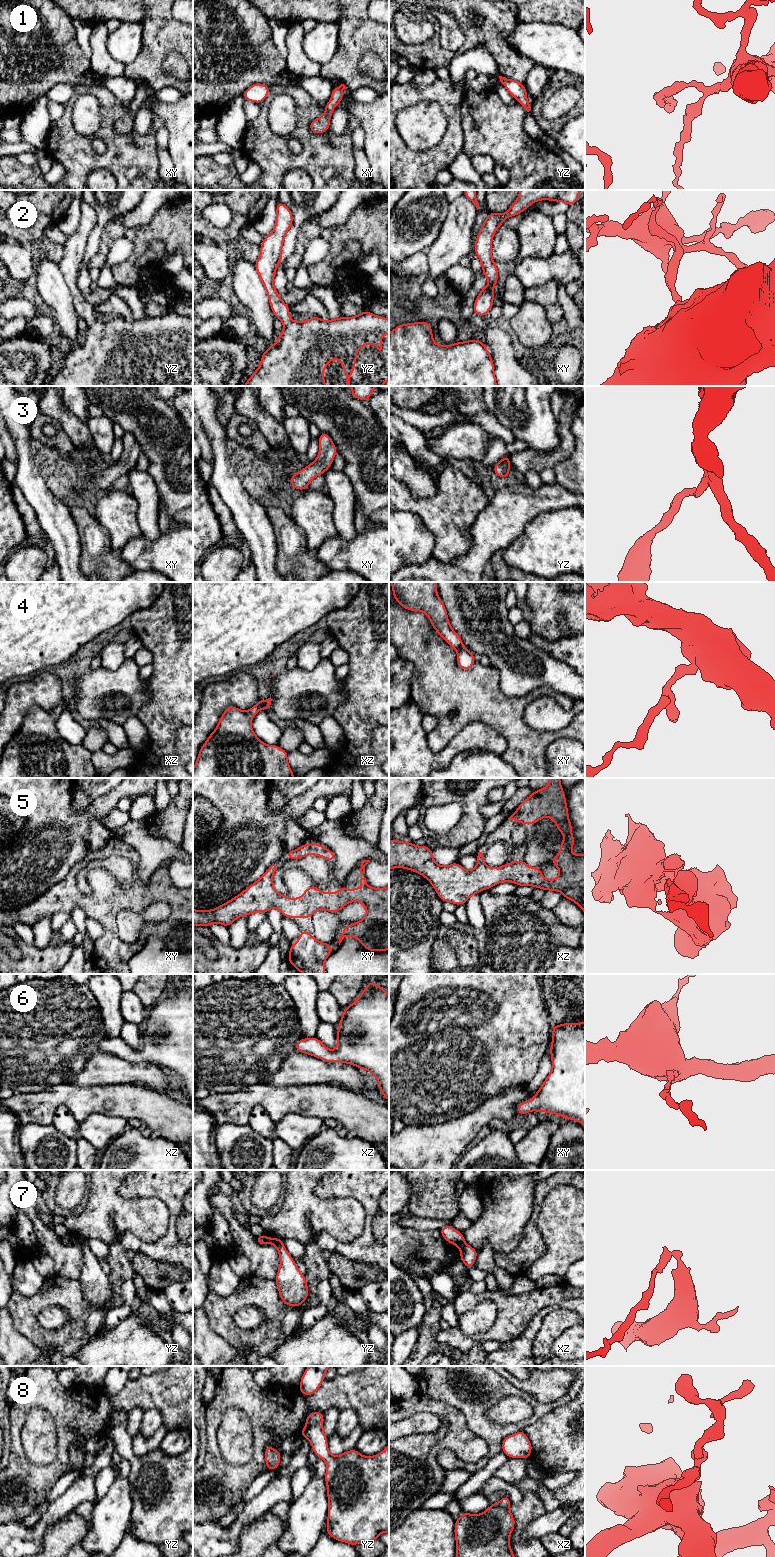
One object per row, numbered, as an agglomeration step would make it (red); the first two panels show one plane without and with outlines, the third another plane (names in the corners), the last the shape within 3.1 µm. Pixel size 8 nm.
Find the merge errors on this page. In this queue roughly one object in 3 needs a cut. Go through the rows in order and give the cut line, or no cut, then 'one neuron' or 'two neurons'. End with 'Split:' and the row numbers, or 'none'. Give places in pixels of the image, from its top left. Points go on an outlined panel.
1: no cut; one neuron
2: no cut; one neuron
3: no cut; one neuron
4: cut in xz along (262, 700), (263, 708); two neurons
5: no cut; one neuron
6: no cut; one neuron
7: cut in yz along (267, 1237), (269, 1242); two neurons
8: no cut; one neuron
Split: 4, 7

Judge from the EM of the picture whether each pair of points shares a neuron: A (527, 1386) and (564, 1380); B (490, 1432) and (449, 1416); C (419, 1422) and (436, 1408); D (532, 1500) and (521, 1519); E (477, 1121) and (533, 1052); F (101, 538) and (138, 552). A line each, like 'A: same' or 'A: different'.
A: same
B: different
C: different
D: same
E: different
F: different

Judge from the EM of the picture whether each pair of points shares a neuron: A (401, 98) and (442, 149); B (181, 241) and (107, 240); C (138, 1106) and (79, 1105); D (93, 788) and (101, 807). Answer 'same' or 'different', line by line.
A: same
B: same
C: same
D: different

